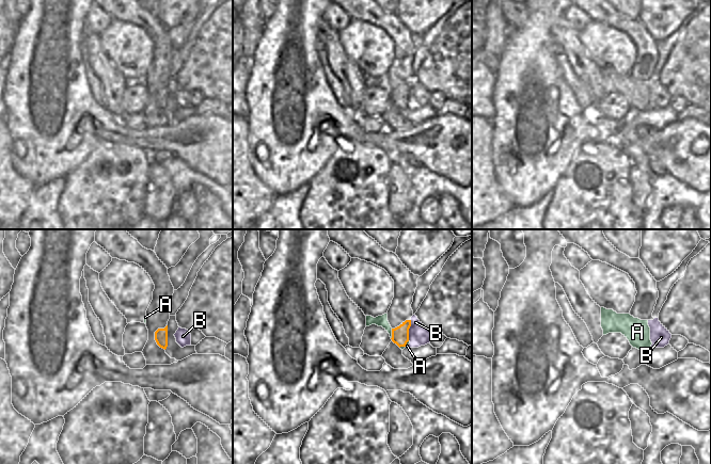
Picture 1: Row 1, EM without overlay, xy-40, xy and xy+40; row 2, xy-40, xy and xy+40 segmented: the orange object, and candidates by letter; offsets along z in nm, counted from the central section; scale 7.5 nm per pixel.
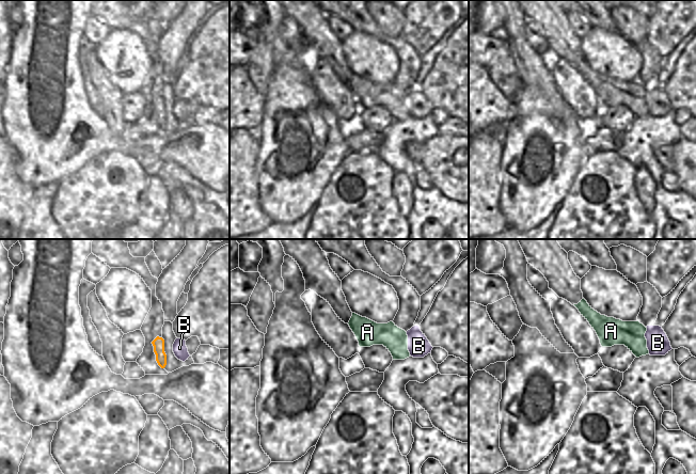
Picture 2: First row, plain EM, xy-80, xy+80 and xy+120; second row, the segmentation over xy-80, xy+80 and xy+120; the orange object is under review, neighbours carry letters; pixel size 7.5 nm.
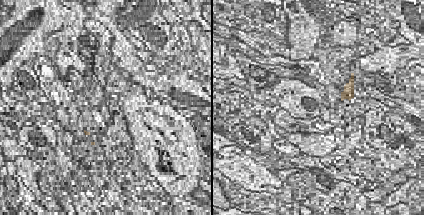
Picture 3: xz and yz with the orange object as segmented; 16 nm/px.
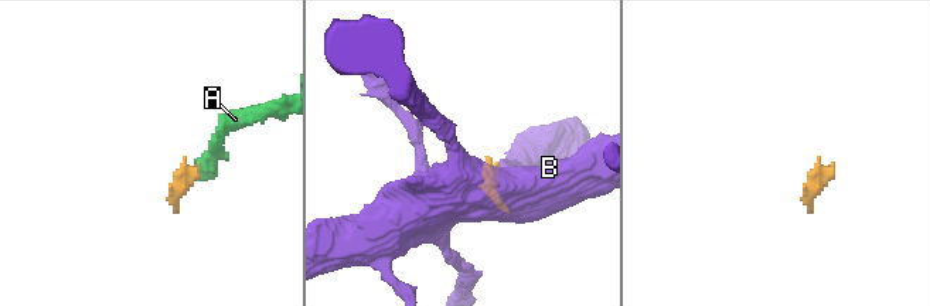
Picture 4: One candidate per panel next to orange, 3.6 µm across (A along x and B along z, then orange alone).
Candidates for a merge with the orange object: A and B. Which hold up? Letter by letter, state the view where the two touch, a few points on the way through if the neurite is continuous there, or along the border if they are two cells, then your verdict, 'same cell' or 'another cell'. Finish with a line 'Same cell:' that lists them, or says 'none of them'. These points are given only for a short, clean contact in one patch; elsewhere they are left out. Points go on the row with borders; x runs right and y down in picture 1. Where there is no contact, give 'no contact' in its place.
A: contact in xy; way xy (400, 334), (392, 334), (382, 321); same cell
B: contact in xy; border xy (411, 320), (408, 340); another cell
Same cell: A

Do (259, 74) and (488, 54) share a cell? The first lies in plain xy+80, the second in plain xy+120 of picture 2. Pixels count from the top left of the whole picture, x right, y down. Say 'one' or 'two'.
two

